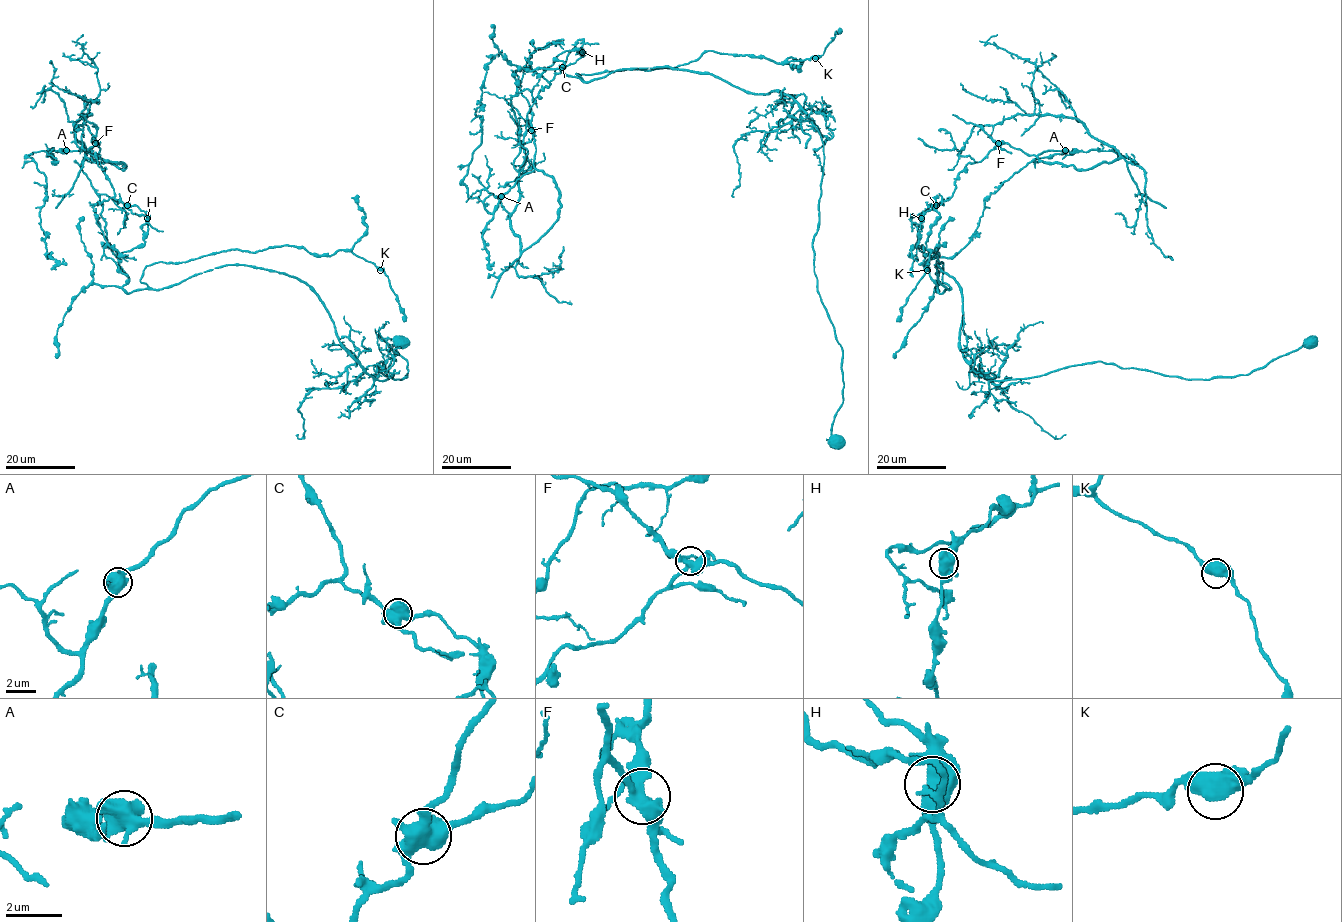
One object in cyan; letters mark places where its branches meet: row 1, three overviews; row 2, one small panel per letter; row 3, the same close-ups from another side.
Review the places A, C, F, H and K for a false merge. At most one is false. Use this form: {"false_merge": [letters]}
{"false_merge": ["C"]}

